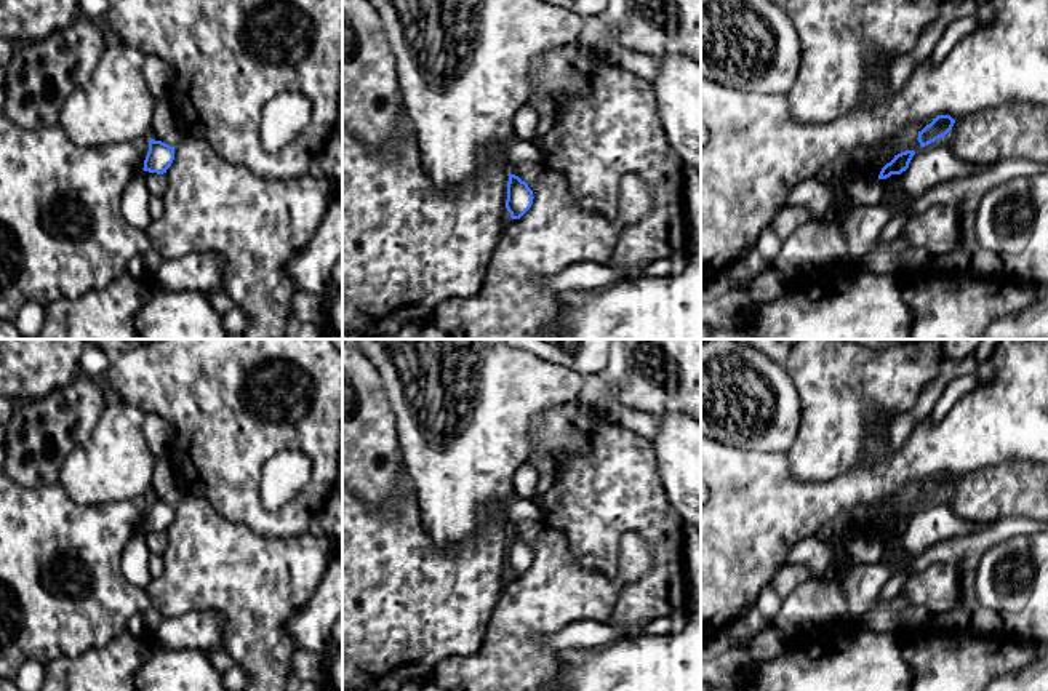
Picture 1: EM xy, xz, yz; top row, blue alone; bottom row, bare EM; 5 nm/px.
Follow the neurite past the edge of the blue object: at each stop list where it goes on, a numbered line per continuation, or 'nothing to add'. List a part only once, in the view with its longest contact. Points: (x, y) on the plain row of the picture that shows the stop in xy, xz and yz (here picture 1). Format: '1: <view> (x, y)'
nothing to add

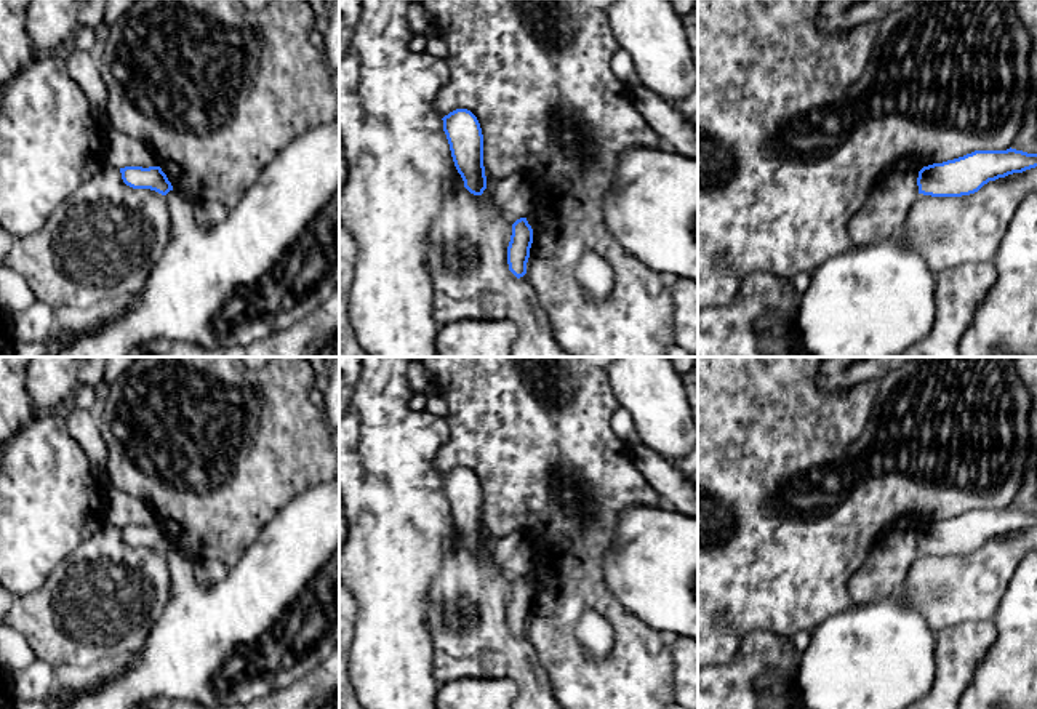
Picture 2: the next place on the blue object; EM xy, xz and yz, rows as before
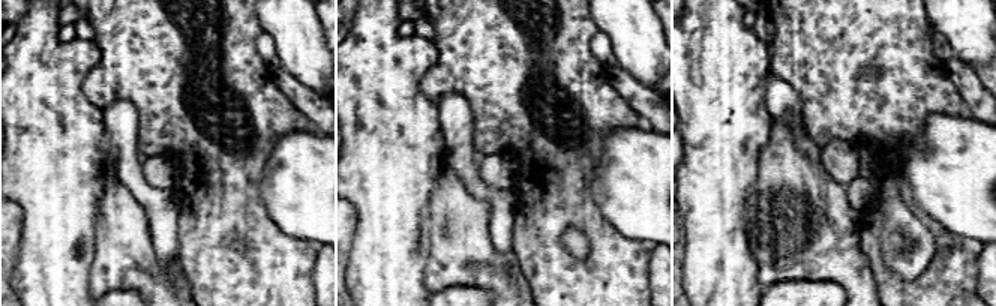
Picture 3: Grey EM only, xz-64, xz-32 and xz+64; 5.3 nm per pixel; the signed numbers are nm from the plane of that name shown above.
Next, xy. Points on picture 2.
nothing to add

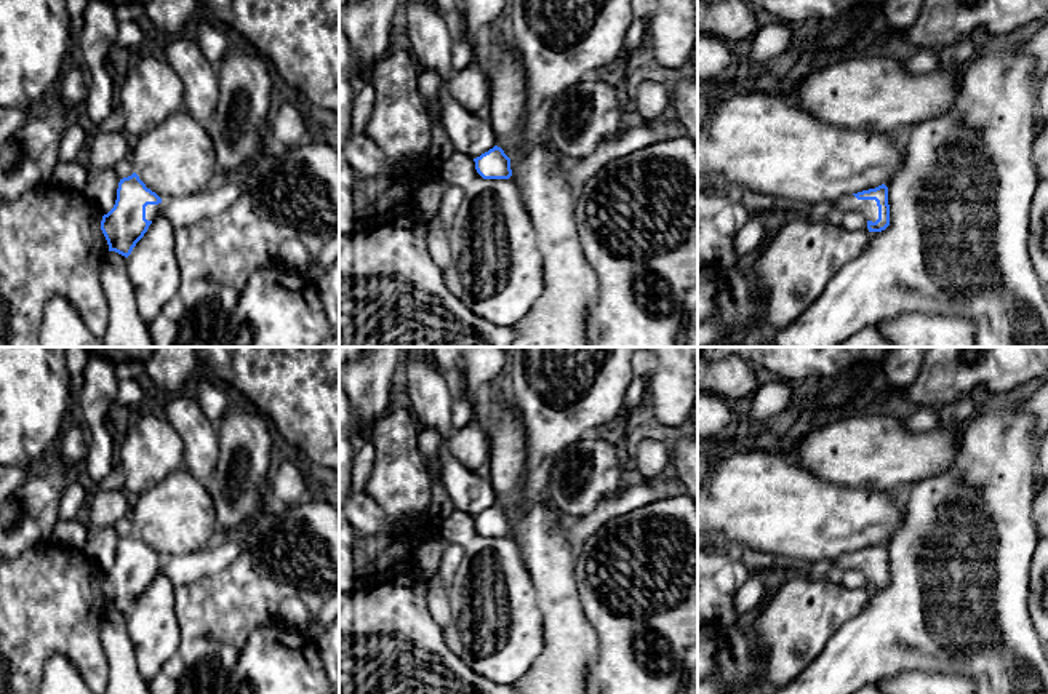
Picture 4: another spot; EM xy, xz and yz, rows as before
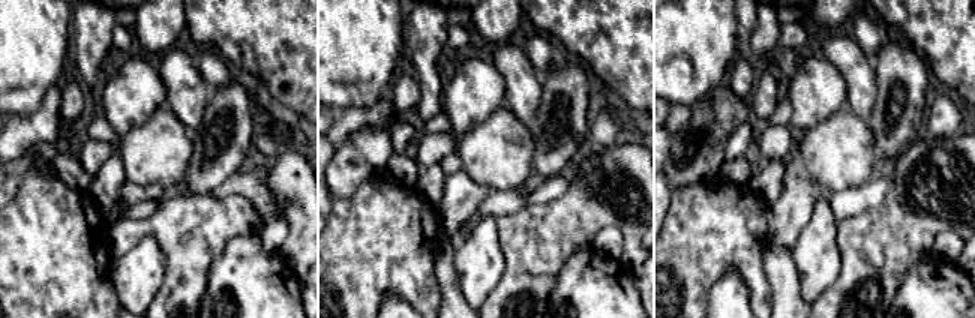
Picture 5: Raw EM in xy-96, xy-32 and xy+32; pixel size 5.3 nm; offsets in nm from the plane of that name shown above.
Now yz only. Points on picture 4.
1: yz (868, 566)

